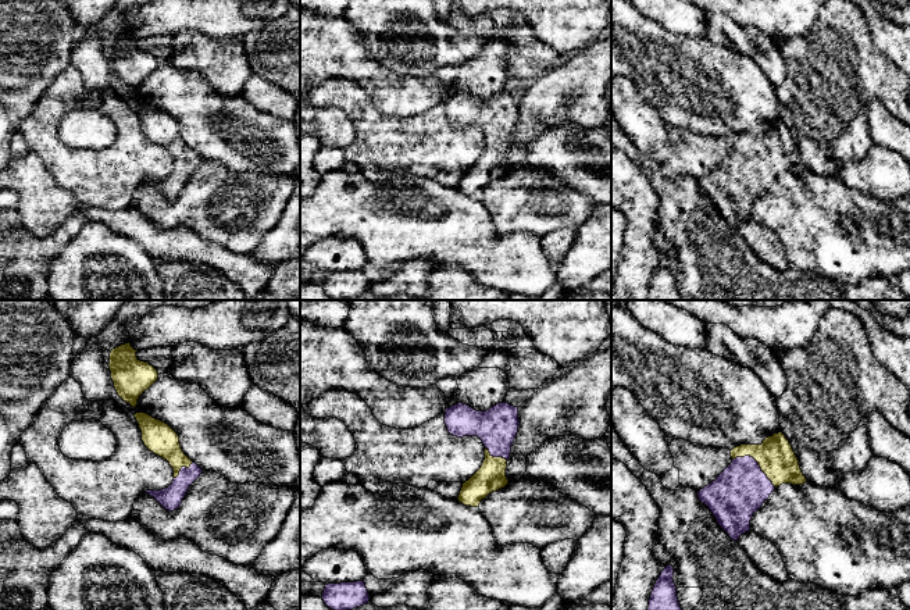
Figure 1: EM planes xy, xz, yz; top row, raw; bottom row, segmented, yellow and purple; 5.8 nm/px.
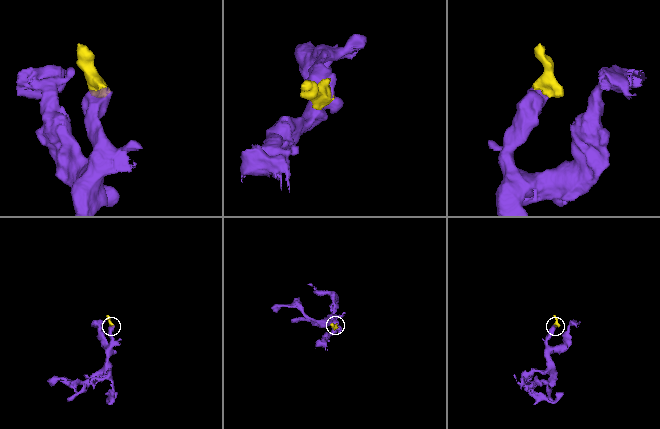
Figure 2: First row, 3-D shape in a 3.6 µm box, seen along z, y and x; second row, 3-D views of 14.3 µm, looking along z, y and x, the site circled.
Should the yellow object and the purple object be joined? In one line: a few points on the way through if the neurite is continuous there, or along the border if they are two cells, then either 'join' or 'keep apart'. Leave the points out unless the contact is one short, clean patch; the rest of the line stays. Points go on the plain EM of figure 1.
runs through yz (775, 145), (770, 150), (757, 150), (757, 157), (739, 179); join

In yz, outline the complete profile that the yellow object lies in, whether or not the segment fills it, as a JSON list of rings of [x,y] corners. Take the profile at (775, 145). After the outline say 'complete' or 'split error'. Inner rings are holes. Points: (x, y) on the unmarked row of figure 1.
[[[782,121],[761,133],[741,133],[731,139],[732,151],[715,170],[697,181],[718,214],[732,229],[750,220],[753,203],[782,172],[803,174],[799,149]]]; split error

